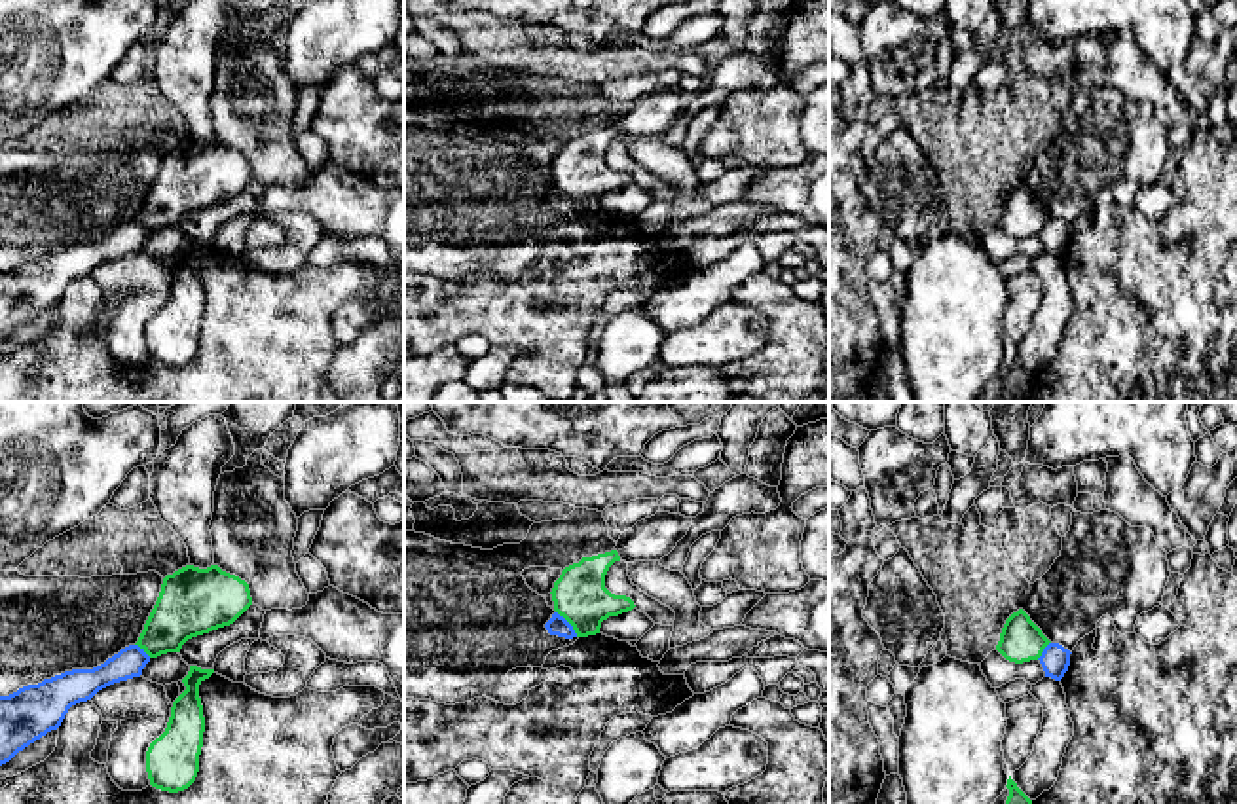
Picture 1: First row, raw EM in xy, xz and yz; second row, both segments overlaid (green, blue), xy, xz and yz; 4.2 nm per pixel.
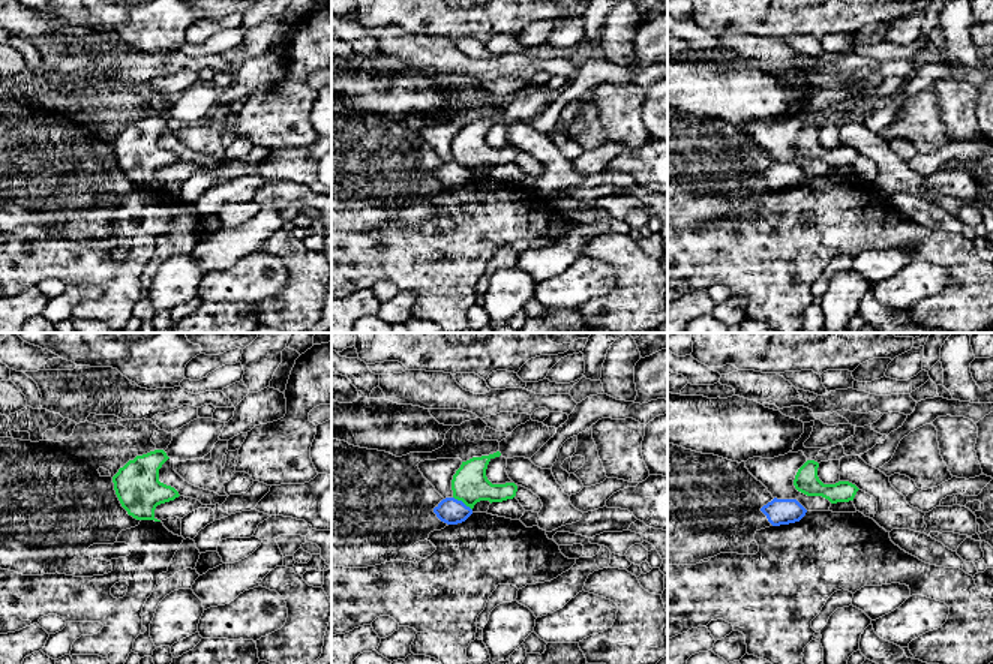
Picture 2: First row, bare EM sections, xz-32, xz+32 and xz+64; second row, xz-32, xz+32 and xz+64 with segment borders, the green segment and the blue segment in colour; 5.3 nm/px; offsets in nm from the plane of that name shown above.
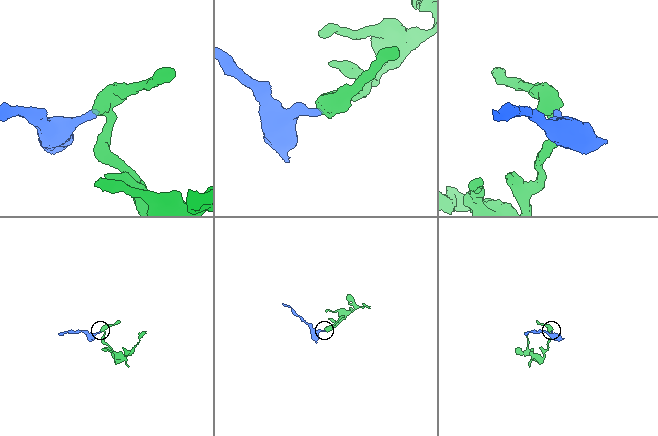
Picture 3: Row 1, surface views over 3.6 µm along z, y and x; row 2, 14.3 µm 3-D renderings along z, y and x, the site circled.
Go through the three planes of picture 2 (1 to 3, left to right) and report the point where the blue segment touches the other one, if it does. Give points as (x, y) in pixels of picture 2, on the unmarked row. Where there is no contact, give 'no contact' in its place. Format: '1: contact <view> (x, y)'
1: no contact
2: contact xz+32 (462, 165)
3: no contact

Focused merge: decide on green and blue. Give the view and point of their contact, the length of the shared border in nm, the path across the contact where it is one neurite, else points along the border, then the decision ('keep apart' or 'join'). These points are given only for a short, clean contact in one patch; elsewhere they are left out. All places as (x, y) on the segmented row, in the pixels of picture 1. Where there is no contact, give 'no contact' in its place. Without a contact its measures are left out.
meets green in xz at (570, 622); contact 140 nm long; border along xz (556, 611), (577, 636); keep apart

